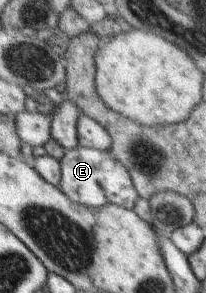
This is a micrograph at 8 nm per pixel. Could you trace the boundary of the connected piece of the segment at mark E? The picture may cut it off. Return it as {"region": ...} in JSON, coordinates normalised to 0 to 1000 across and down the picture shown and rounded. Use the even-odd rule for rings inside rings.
{"region":[[[374,498],[316,515],[316,532],[286,553],[301,570],[301,621],[286,642],[345,686],[422,706],[490,706],[544,693],[621,717],[650,710],[670,659],[655,652],[621,573],[573,553],[529,512],[481,515]]]}

